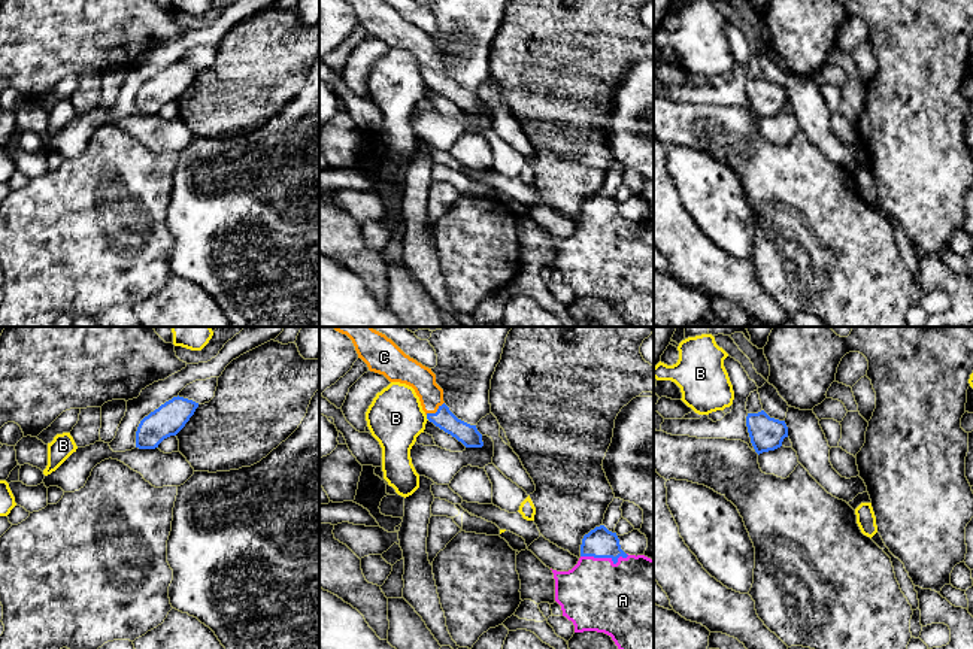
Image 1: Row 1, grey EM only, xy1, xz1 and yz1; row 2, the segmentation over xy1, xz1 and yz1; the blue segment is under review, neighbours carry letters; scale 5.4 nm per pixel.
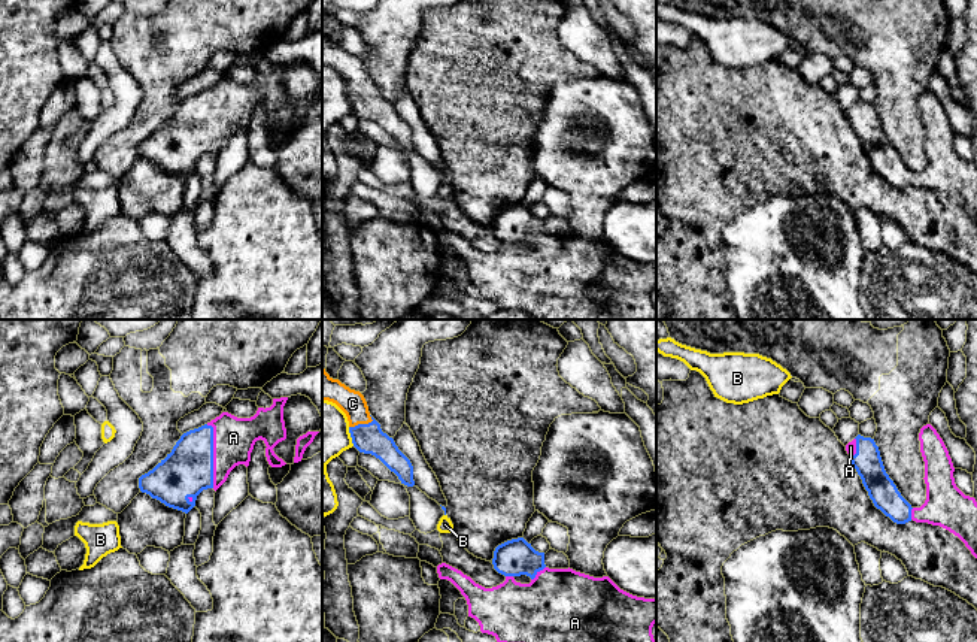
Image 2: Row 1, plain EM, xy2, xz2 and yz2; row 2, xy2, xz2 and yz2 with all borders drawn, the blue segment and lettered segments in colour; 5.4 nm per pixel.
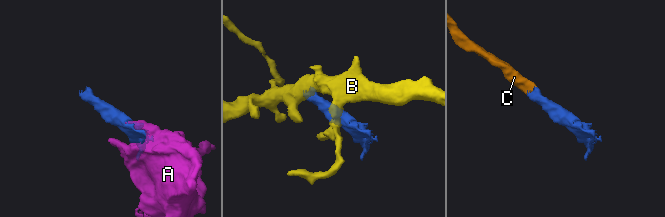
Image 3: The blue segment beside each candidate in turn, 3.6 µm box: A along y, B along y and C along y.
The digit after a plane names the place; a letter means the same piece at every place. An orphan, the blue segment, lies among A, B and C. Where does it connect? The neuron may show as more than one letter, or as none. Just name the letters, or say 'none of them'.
A, C

